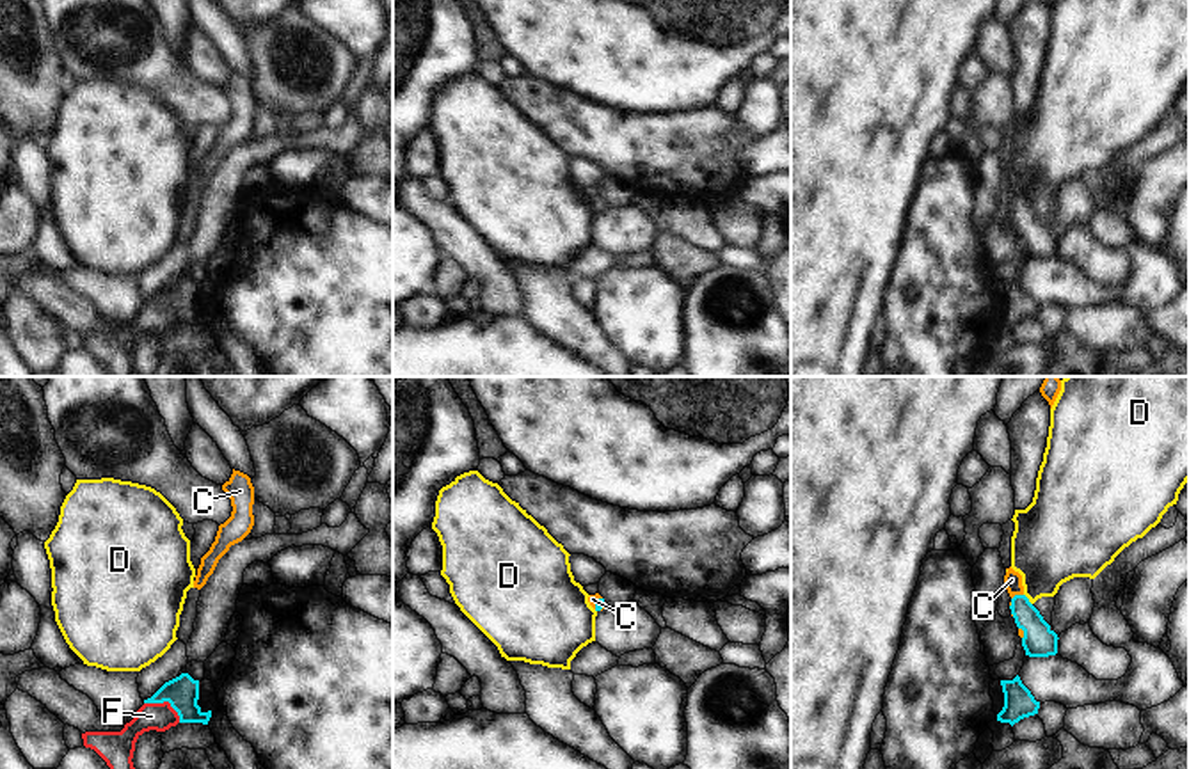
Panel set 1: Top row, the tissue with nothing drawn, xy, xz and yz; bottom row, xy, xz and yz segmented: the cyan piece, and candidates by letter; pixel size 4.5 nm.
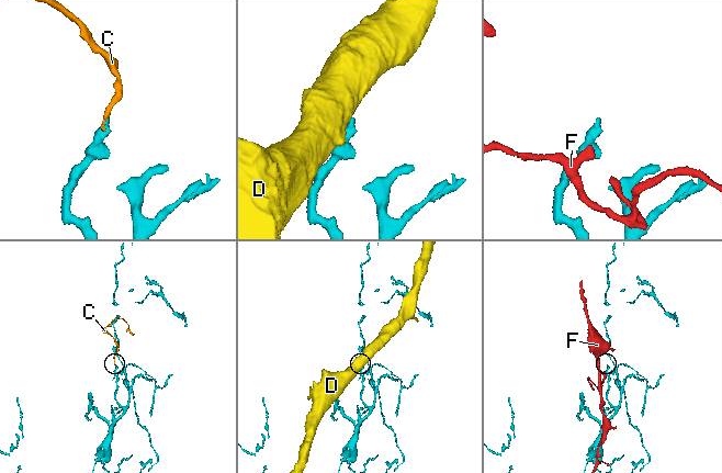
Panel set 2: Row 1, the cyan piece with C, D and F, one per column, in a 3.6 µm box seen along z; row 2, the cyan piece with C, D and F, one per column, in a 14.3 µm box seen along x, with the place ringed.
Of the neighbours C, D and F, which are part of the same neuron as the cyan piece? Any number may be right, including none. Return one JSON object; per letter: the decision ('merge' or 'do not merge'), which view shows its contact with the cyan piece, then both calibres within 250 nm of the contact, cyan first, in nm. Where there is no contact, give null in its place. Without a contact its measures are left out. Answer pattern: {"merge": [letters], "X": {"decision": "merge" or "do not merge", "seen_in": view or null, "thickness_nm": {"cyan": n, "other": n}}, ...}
{"merge": ["C"], "C": {"decision": "merge", "seen_in": "yz", "thickness_nm": {"cyan": 150, "other": 80}}, "D": {"decision": "do not merge", "seen_in": "yz", "thickness_nm": {"cyan": 150, "other": 340}}, "F": {"decision": "do not merge", "seen_in": "xy", "thickness_nm": {"cyan": 150, "other": 130}}}

